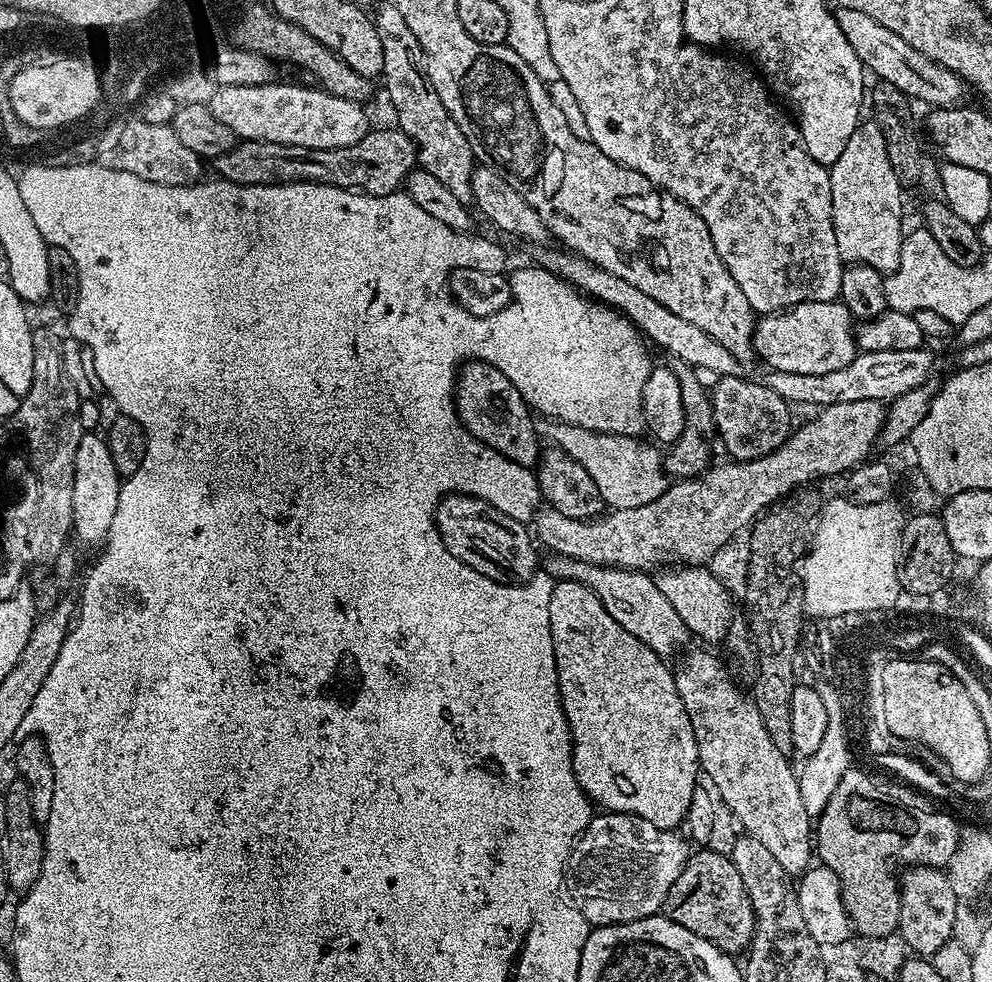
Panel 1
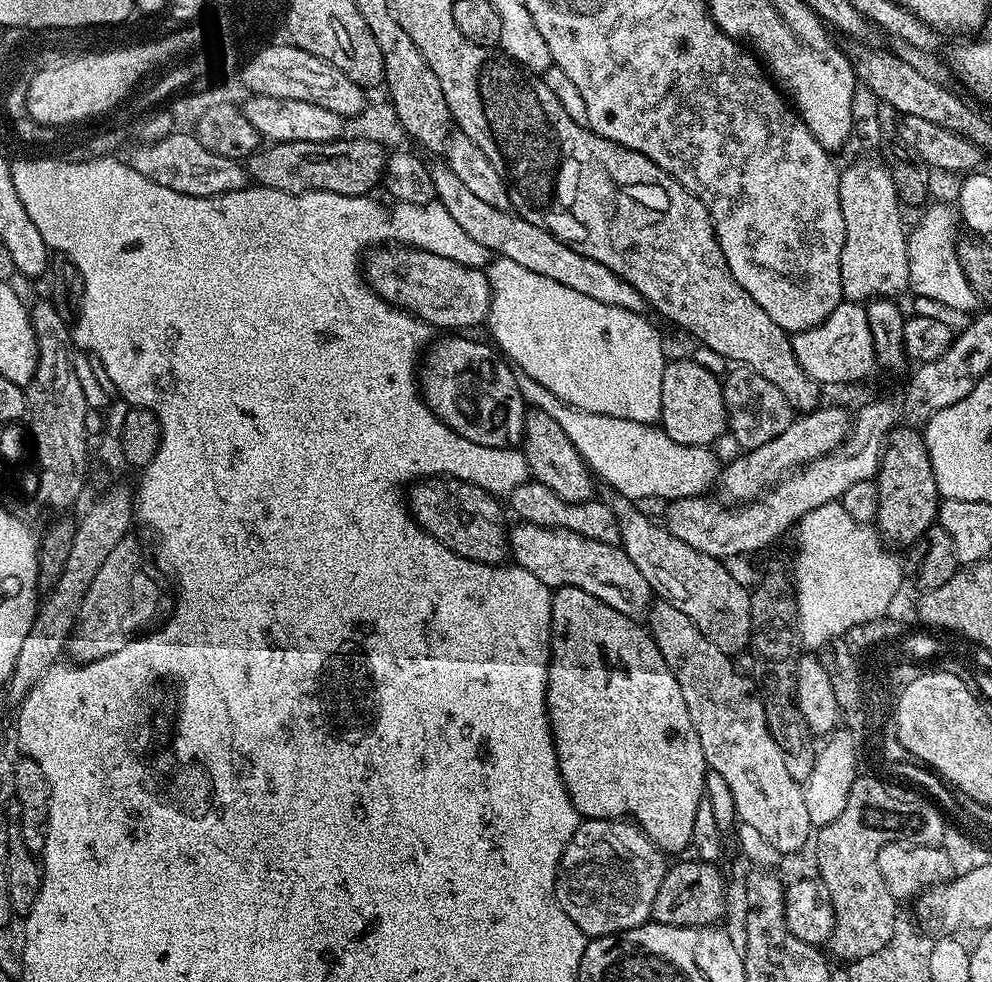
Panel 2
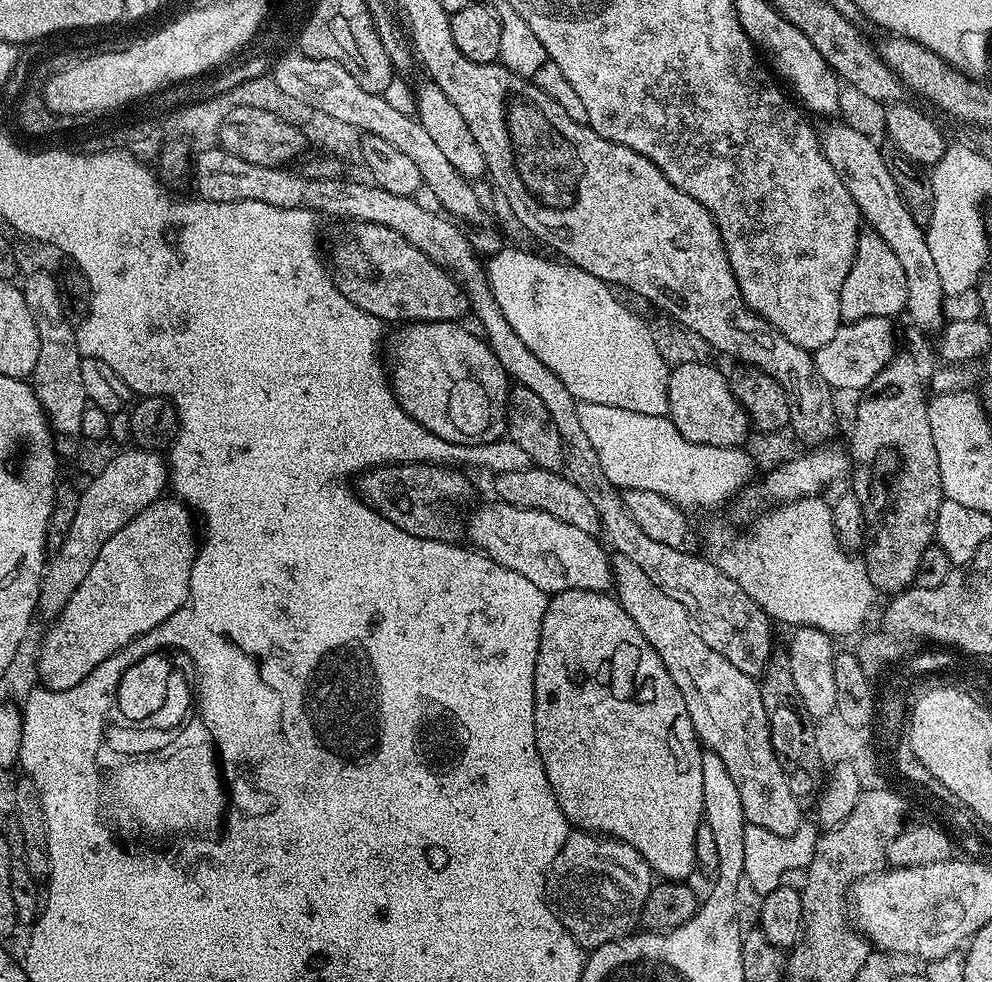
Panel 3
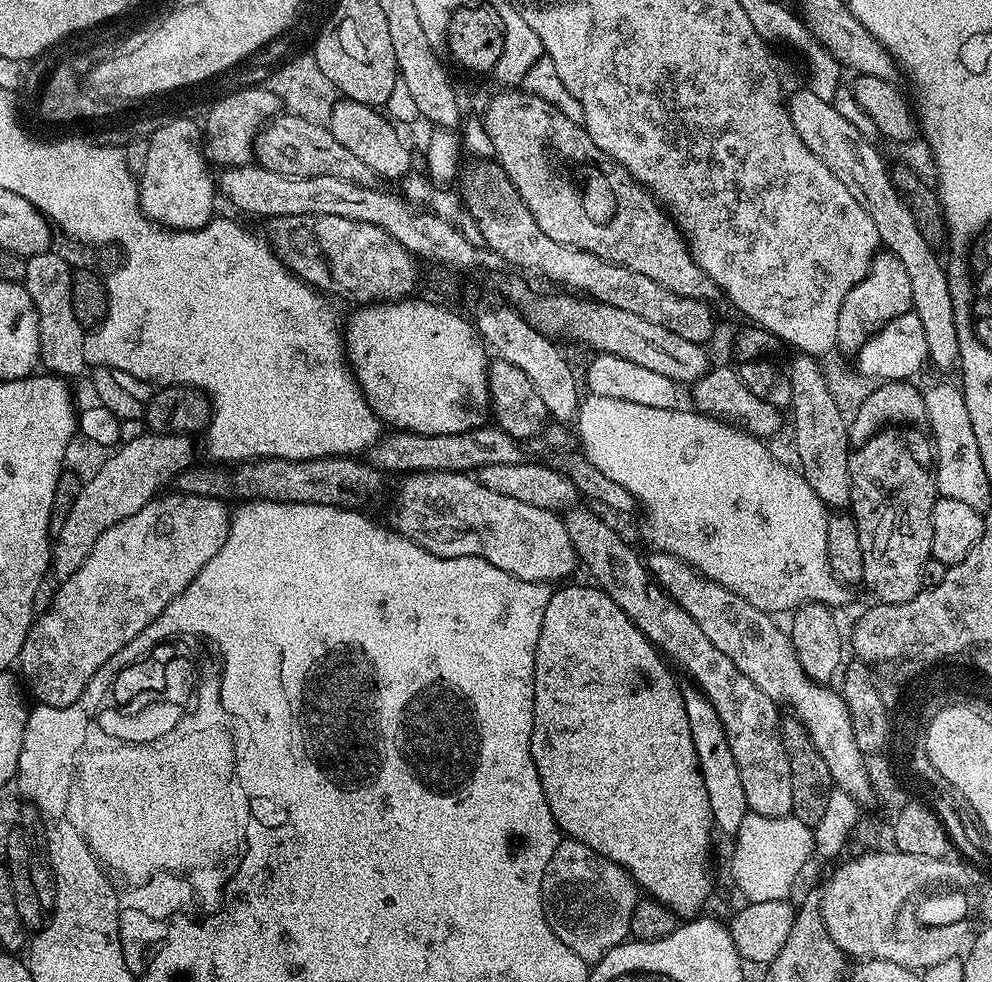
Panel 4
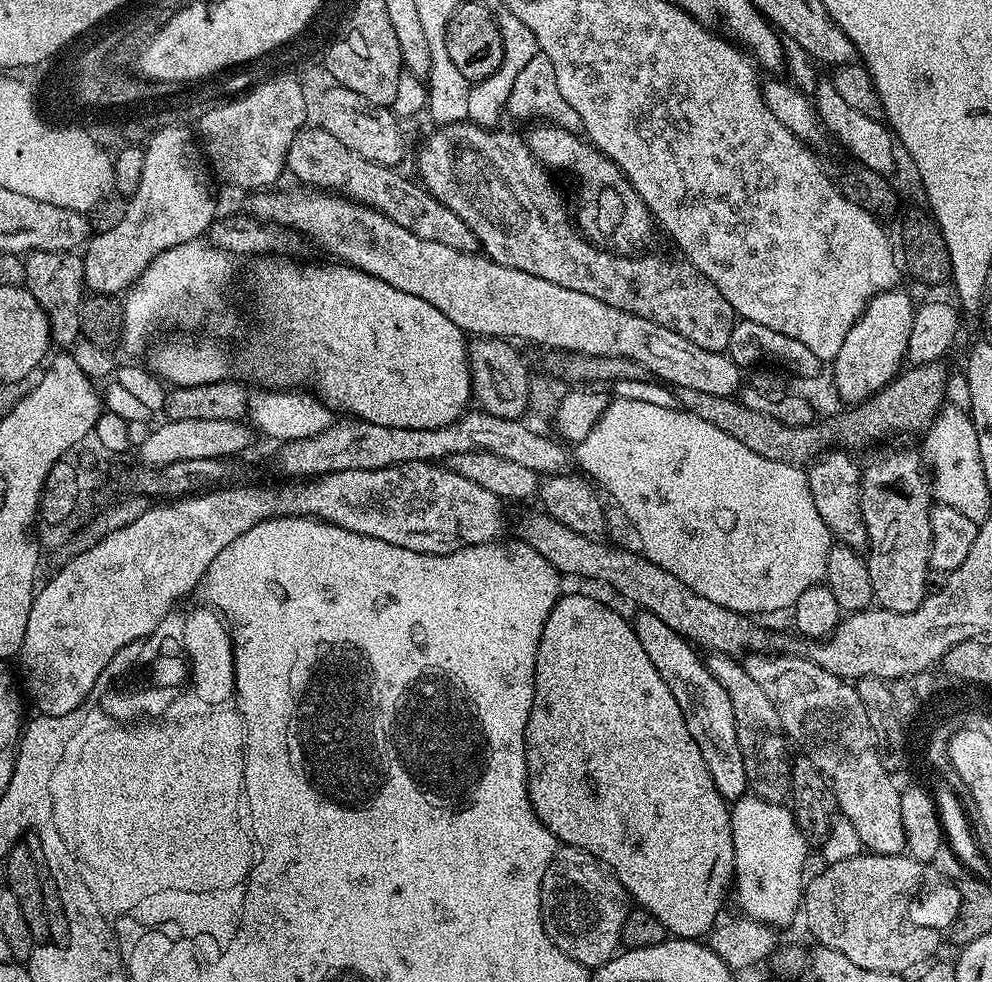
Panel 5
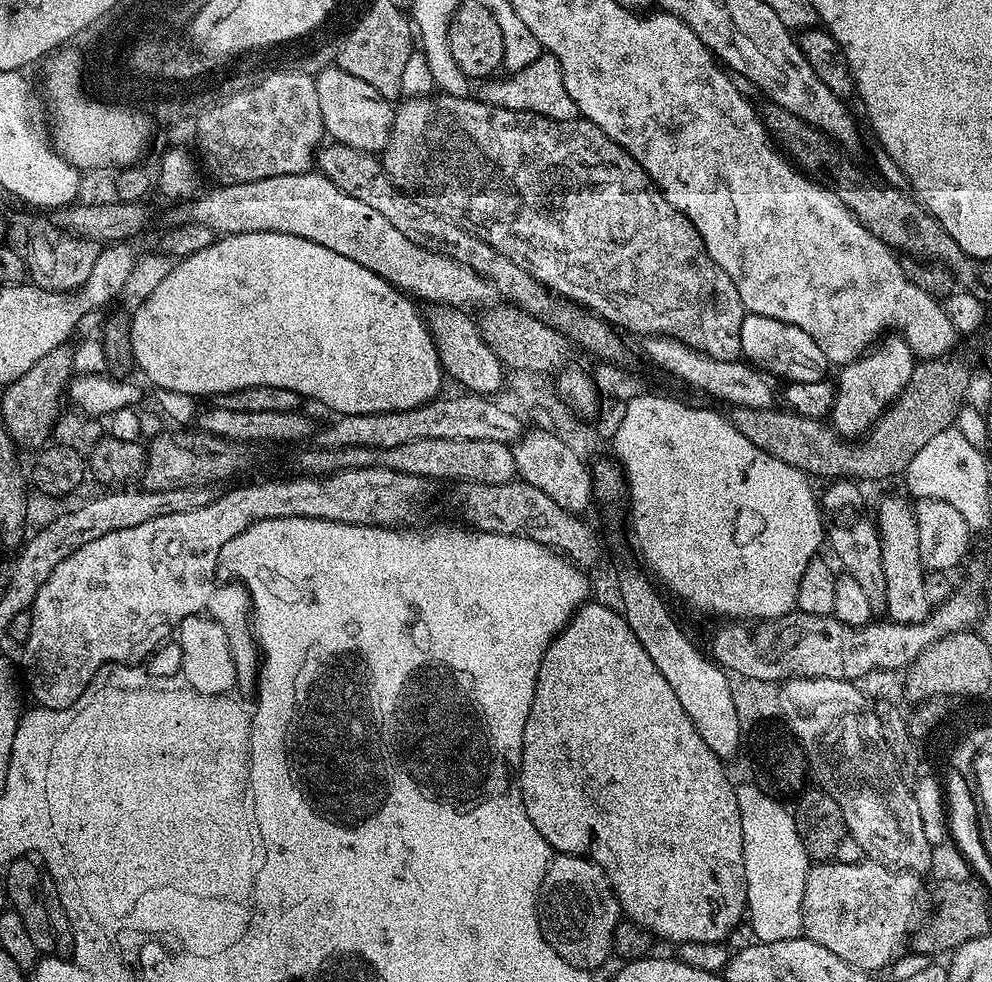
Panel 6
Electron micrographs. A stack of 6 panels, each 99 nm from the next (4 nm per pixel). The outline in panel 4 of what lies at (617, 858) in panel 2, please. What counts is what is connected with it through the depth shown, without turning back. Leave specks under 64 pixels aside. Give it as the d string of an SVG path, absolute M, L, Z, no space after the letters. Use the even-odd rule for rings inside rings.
M564 838L554 850L554 858L550 858L546 866L540 897L544 899L544 916L548 919L550 930L554 930L554 934L558 934L558 938L562 938L562 942L566 942L566 946L570 946L570 950L578 954L578 958L585 962L595 962L614 950L614 946L629 939L630 914L634 914L638 885L625 868L610 862L610 858L598 854L582 842Z

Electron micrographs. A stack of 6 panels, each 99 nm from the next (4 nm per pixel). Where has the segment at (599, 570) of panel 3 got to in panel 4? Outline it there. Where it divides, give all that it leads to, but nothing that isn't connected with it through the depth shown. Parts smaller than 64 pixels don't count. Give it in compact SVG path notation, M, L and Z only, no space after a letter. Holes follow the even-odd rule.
M410 472L403 480L400 501L392 508L391 527L430 554L442 558L477 556L498 566L498 570L506 570L506 574L514 578L535 584L551 585L552 580L567 581L571 577L568 575L578 568L574 542L570 540L564 521L557 513L518 502L514 498L505 498L495 490L486 490L475 475L467 472Z

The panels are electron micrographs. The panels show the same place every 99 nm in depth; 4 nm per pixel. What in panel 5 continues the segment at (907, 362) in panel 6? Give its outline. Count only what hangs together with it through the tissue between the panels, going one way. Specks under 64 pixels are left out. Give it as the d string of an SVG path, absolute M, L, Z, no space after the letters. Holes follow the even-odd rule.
M901 290L879 292L864 305L864 313L850 326L835 360L831 361L836 392L844 400L867 400L901 371L908 355L908 335L912 329L914 303ZM901 363L901 364L900 364Z

